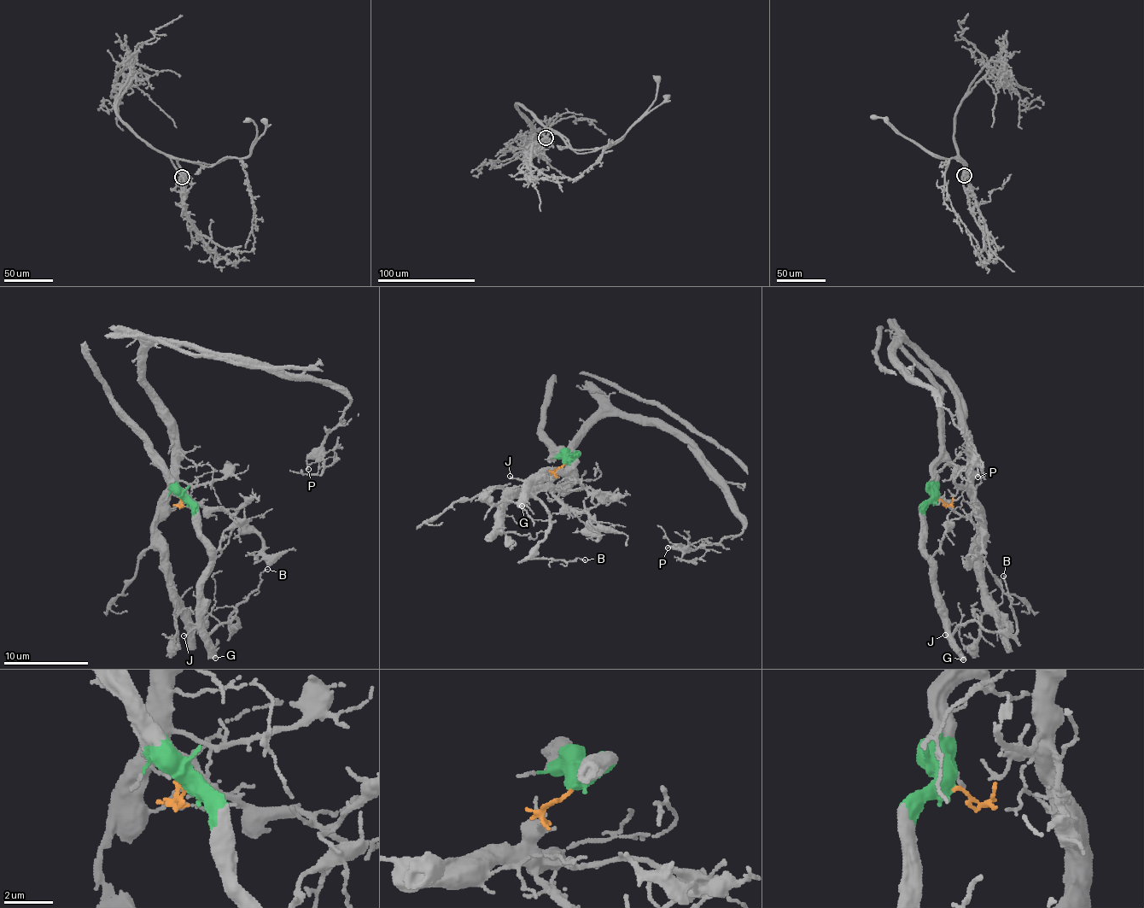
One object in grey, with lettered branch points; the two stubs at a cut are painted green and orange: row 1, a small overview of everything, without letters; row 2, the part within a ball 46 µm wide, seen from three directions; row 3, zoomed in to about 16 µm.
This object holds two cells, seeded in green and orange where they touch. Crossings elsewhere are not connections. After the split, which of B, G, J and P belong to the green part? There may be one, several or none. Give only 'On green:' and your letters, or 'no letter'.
On green: B, G, J

